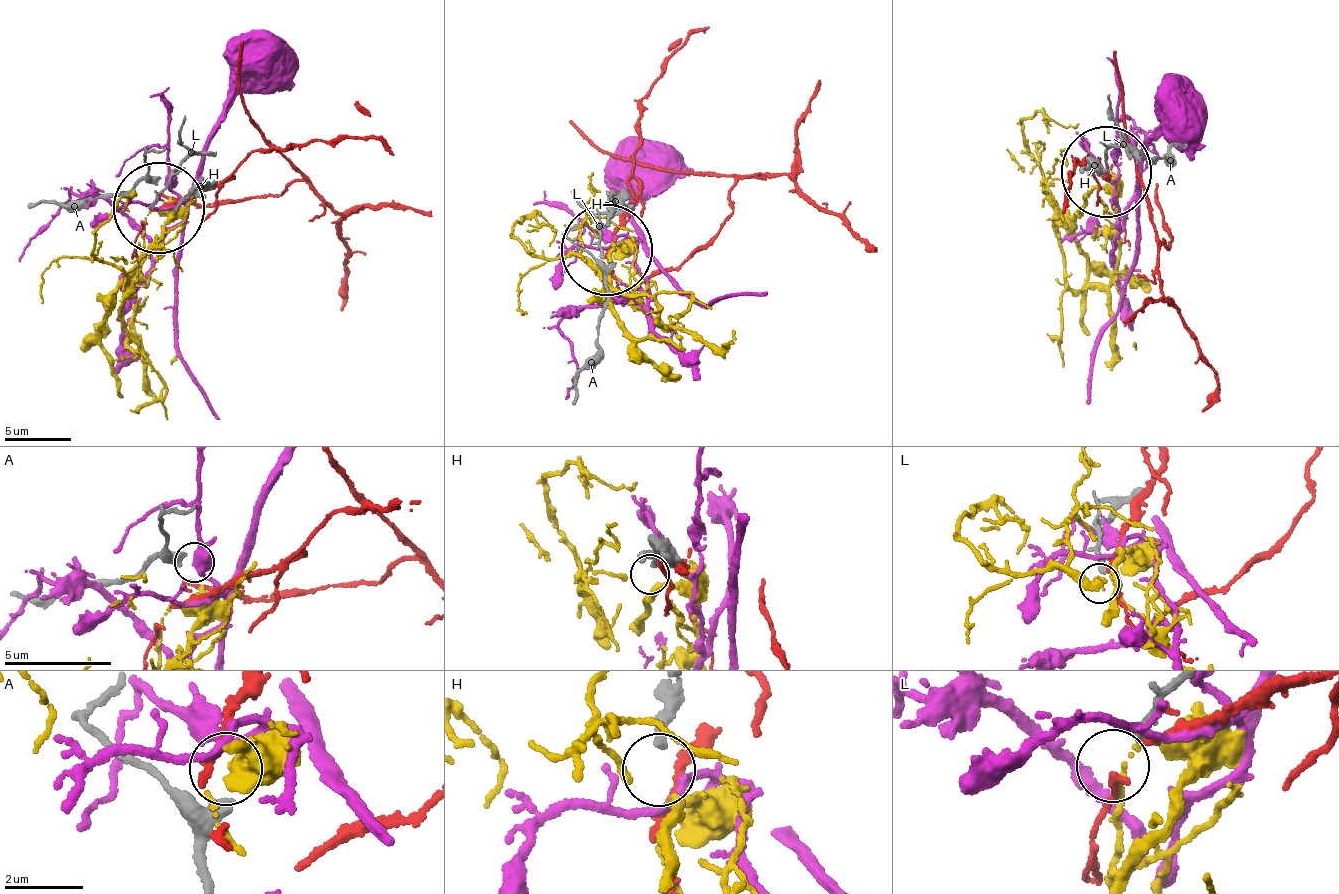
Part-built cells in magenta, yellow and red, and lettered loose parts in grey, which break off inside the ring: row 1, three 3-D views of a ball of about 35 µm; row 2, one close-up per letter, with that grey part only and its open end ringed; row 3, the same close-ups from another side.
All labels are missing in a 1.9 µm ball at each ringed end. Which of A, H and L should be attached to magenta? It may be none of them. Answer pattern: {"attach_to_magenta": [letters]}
{"attach_to_magenta": []}

